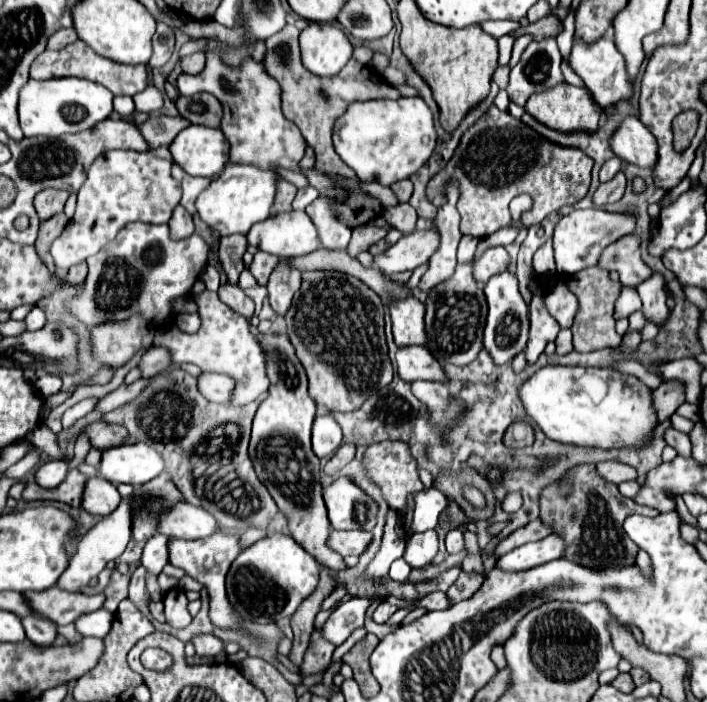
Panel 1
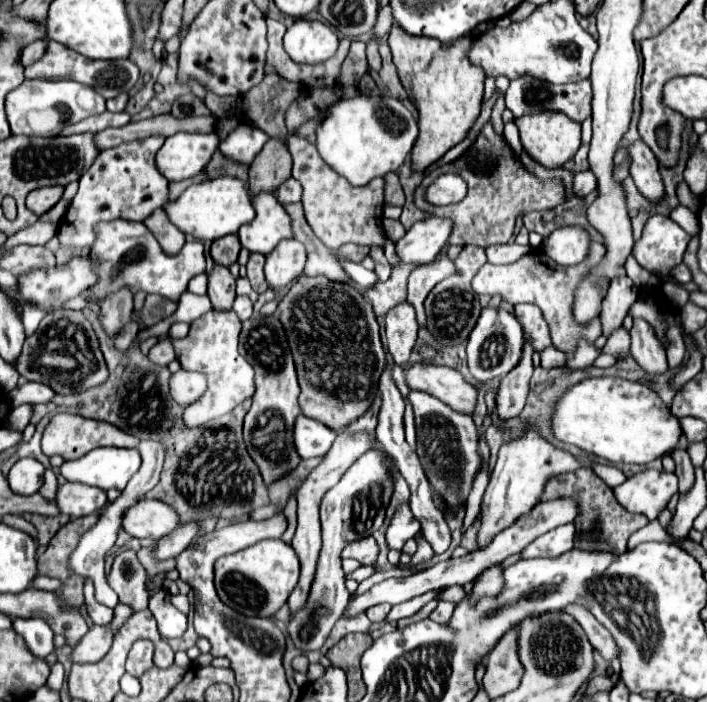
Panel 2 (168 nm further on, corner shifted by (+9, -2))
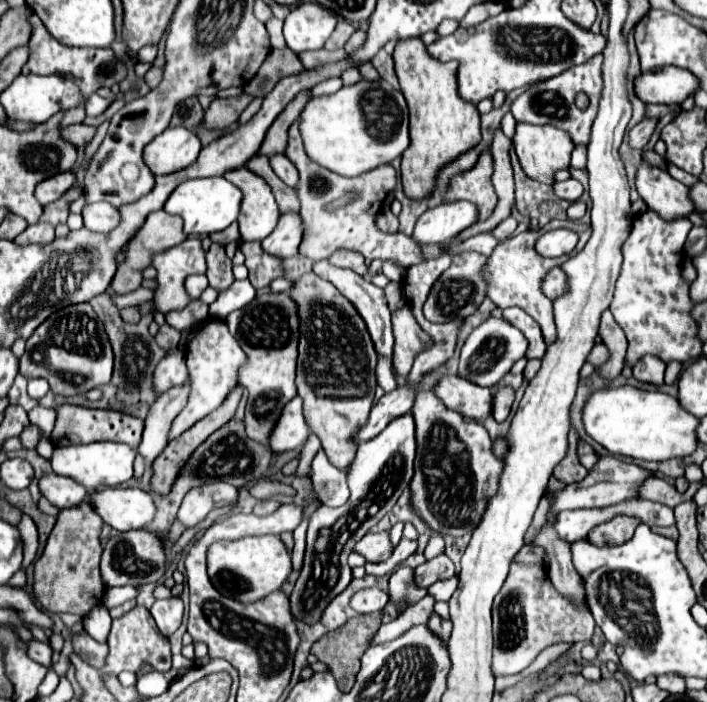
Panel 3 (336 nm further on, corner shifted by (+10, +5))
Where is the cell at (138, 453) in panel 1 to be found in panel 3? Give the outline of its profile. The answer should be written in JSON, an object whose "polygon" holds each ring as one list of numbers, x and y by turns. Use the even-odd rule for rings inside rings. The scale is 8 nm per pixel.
{"polygon":[[102,441,102,443,90,443,90,445,54,447,54,455,52,455,50,463,52,463,54,473,74,477,82,485,86,485,86,489,92,493,100,485,116,487,116,485,122,485,122,483,130,481,134,457,136,457,136,449,132,449,130,445]]}

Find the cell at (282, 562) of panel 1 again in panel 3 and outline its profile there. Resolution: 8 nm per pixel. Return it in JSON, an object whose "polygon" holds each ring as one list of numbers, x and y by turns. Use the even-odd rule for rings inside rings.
{"polygon":[[278,535,242,537,236,541,218,541,208,549,208,575,212,585,226,597,240,603,256,603,282,589,292,573,292,557]]}

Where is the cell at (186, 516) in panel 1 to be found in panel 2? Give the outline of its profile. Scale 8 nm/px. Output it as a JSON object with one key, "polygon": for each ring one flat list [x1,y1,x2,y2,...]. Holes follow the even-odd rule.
{"polygon":[[149,498,127,508,127,514,121,520,121,528,129,536,149,538,153,542,171,534,177,526,181,526,177,512,171,506]]}

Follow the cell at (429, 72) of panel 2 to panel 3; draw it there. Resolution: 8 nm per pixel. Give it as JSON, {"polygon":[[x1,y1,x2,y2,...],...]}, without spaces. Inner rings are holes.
{"polygon":[[422,39,398,41,396,49,394,49,394,65,396,65,400,89,408,101,408,109,410,109,410,139,412,141,410,141,410,147,402,153,402,169,404,169,402,171,402,185,404,185,404,193,410,199,422,199,430,193,430,189,434,185,434,177,442,165,450,163,460,153,478,145,478,141,480,141,480,115,478,115,476,105,472,101,462,99,458,93,458,63,456,61,440,63,438,59,434,59,428,53]]}

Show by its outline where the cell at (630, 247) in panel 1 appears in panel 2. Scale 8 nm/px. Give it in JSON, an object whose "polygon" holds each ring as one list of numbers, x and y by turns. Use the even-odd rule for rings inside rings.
{"polygon":[[625,276,611,282,609,292,603,300,603,312,601,312,603,336,609,336,615,328,623,324,623,318,627,316,627,310,635,300,637,300,637,288,631,282,631,278]]}

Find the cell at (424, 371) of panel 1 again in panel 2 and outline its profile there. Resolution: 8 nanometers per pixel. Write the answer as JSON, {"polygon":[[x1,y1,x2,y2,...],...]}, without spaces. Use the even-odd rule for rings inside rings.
{"polygon":[[415,364,407,372,407,384,411,390,427,392,463,414,473,414,475,410,477,388,465,382,465,378,453,368]]}

